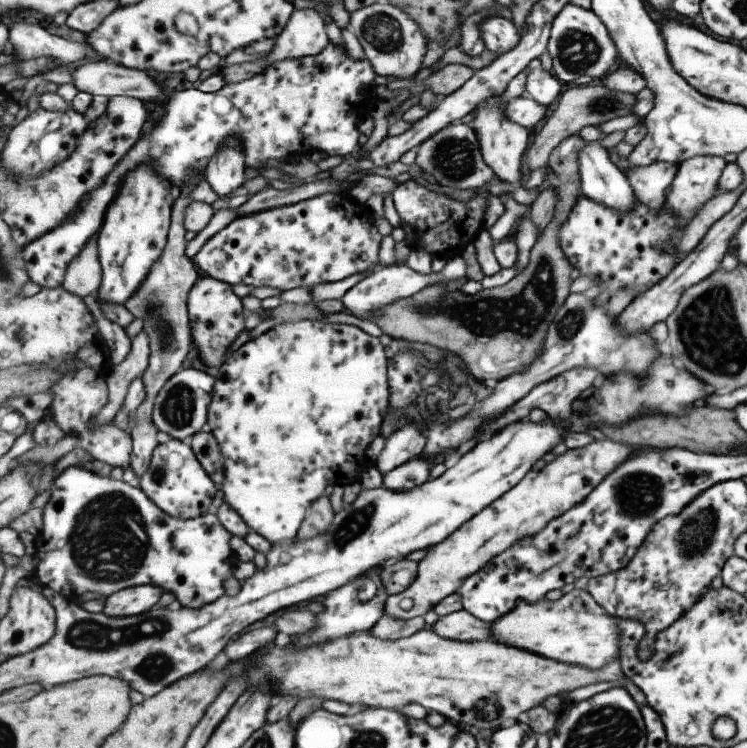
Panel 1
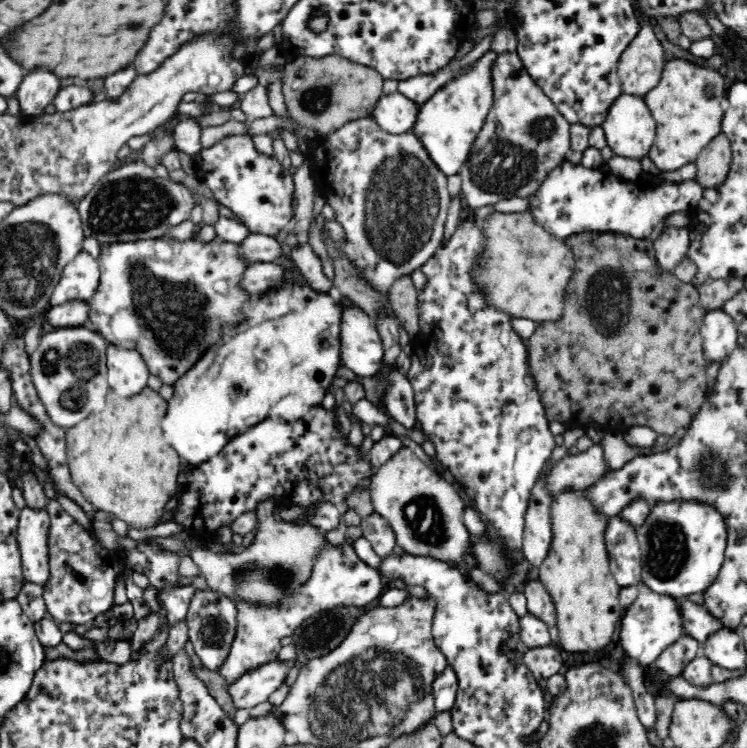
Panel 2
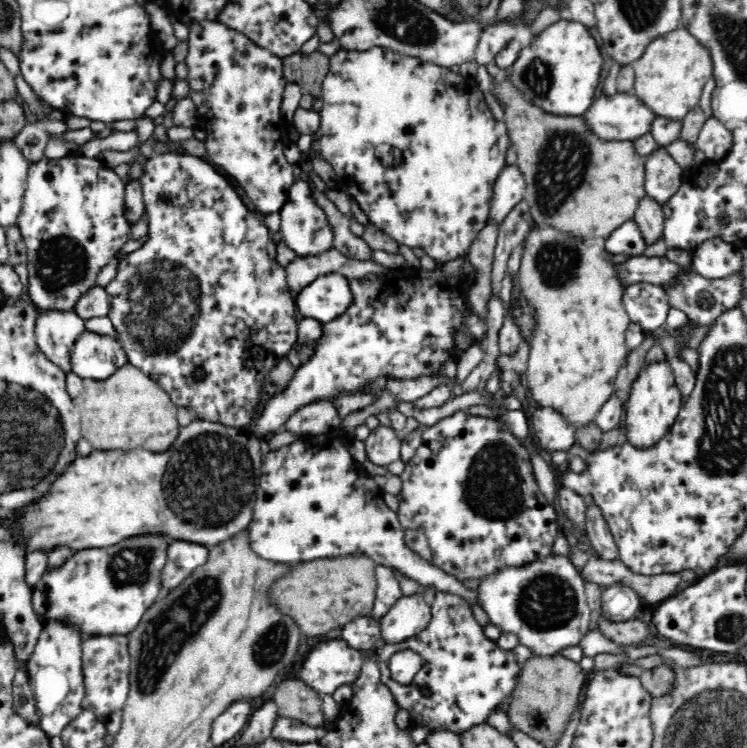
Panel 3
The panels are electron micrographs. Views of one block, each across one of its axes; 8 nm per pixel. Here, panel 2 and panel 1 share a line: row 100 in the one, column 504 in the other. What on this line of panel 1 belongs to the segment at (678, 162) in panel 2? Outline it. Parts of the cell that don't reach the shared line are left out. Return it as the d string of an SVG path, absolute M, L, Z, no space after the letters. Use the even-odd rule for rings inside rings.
M431 628L424 629L422 632L419 632L411 637L401 638L400 640L381 640L377 638L375 634L371 634L369 630L360 631L354 634L349 634L342 638L335 638L335 640L329 640L328 642L317 642L319 646L307 646L307 648L297 648L297 646L287 646L287 648L281 648L281 646L275 646L271 650L271 654L265 654L265 656L257 656L253 658L257 662L257 666L253 668L253 672L249 670L249 688L245 692L249 692L251 688L261 688L261 686L271 686L273 694L277 697L285 698L285 696L295 696L299 700L303 698L311 698L317 696L317 698L323 698L325 700L334 700L339 702L347 702L353 710L358 706L361 707L382 707L387 709L395 709L400 711L403 706L411 704L411 702L418 703L427 710L434 710L436 713L441 714L446 720L454 720L457 722L458 726L473 726L477 729L489 729L498 731L502 729L503 726L507 726L512 722L517 722L517 718L543 704L546 698L551 698L551 696L557 696L557 694L563 694L563 692L573 692L577 688L584 686L589 686L590 684L597 684L599 682L617 682L622 684L621 687L625 688L633 700L639 704L640 708L642 704L648 703L644 693L625 675L625 672L622 670L622 664L620 658L617 658L615 662L609 662L609 666L605 666L601 670L591 670L591 668L585 668L585 666L577 666L573 664L567 664L553 659L545 658L543 655L533 653L532 651L522 650L521 648L516 648L515 646L508 646L507 644L502 644L494 640L485 640L483 642L467 642L467 641L455 641L447 638L442 638L435 630Z

